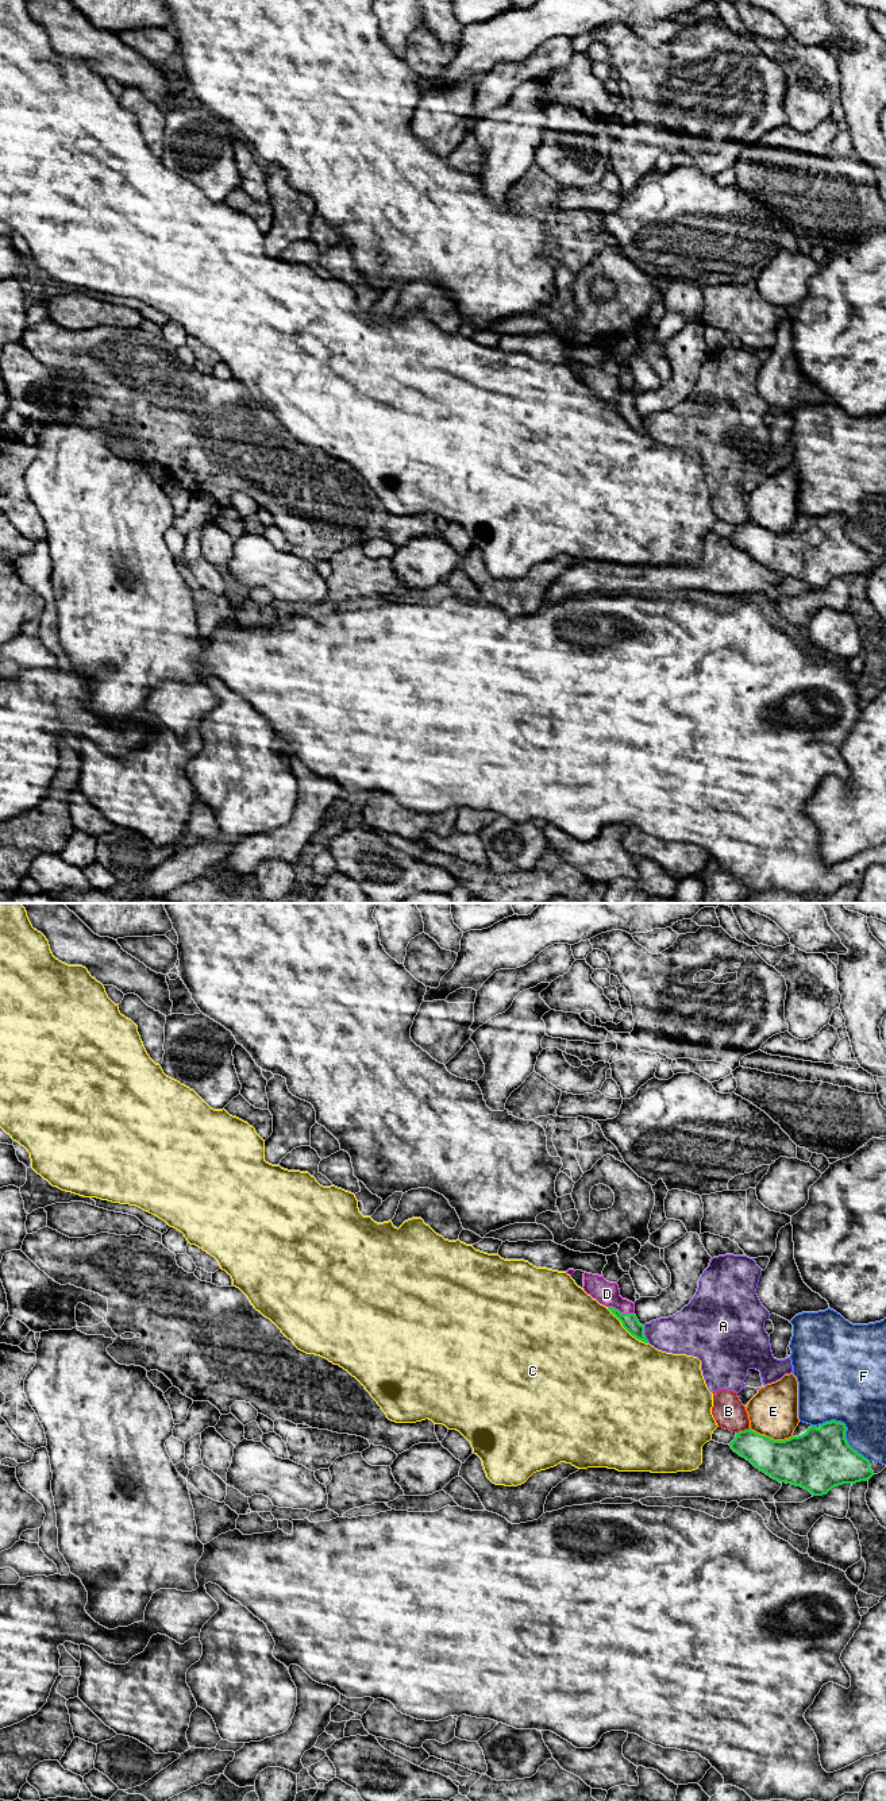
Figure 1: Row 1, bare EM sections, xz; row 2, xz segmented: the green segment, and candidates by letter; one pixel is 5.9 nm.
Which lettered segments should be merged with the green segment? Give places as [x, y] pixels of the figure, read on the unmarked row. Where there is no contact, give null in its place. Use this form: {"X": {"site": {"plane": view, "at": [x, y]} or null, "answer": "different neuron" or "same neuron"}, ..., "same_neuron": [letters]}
{"A": {"site": {"plane": "xz", "at": [643, 427]}, "answer": "different neuron"}, "B": {"site": {"plane": "xz", "at": [742, 524]}, "answer": "different neuron"}, "C": {"site": {"plane": "xz", "at": [626, 421]}, "answer": "different neuron"}, "D": {"site": {"plane": "xz", "at": [620, 405]}, "answer": "same neuron"}, "E": {"site": {"plane": "xz", "at": [770, 531]}, "answer": "different neuron"}, "F": {"site": {"plane": "xz", "at": [844, 525]}, "answer": "different neuron"}, "same_neuron": ["D"]}

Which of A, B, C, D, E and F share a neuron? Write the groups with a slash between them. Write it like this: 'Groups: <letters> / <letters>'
Groups: A B / C / D / E / F

